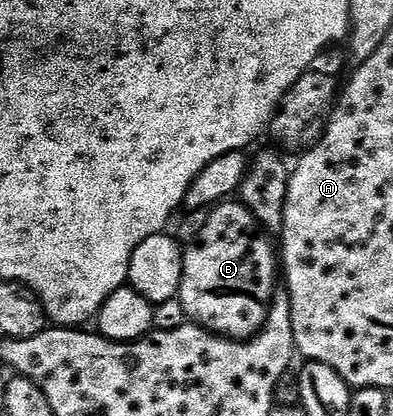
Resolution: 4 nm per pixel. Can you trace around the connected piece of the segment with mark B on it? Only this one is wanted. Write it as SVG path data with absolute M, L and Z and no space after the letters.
M222 202L209 212L207 218L207 226L203 226L203 230L199 230L199 234L188 241L187 247L184 249L185 257L183 258L183 282L181 283L181 291L179 298L183 302L183 310L185 311L186 321L198 324L200 328L205 328L208 332L215 332L218 336L228 336L230 338L248 338L262 326L265 325L265 320L269 317L269 306L273 302L273 293L279 288L279 252L269 240L260 224L258 224L255 214L251 214L251 210L247 210L247 206L240 202Z

